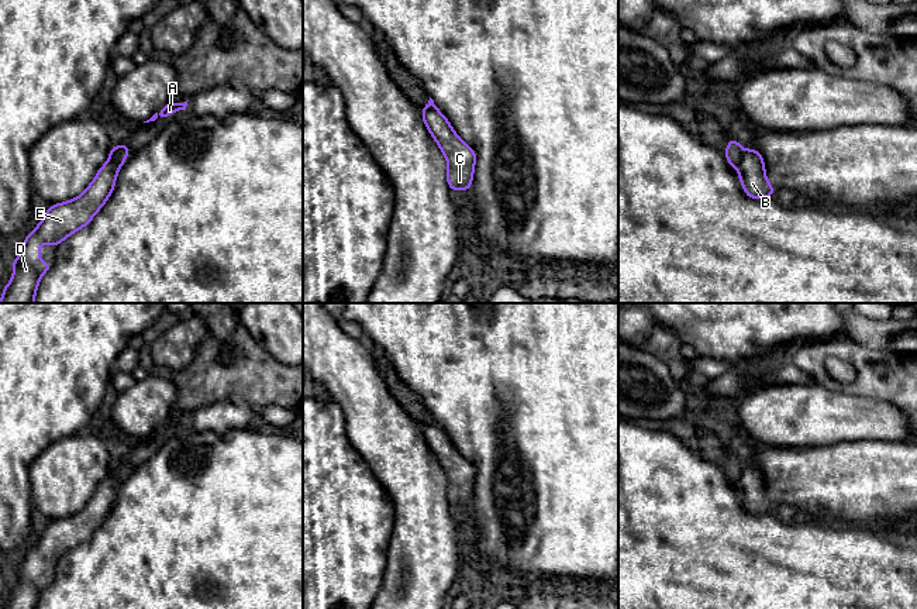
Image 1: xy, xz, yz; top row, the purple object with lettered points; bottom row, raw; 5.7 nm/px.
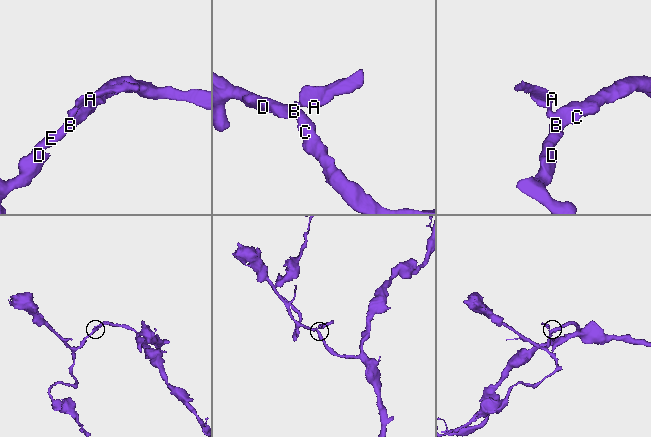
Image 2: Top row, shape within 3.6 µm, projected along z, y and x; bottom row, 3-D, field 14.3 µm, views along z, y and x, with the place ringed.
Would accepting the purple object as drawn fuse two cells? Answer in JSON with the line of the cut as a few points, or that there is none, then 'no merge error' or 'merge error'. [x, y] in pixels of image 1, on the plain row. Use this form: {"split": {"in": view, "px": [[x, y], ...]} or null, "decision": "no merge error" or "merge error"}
{"split": {"in": "yz", "px": [[744, 467], [737, 484]]}, "decision": "merge error"}

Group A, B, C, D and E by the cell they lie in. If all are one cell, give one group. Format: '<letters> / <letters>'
A / B C D E

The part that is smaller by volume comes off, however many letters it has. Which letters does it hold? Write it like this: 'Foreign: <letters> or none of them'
Foreign: A

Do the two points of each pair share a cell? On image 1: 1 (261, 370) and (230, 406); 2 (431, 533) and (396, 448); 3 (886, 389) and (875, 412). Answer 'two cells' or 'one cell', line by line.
1: two cells
2: one cell
3: two cells

